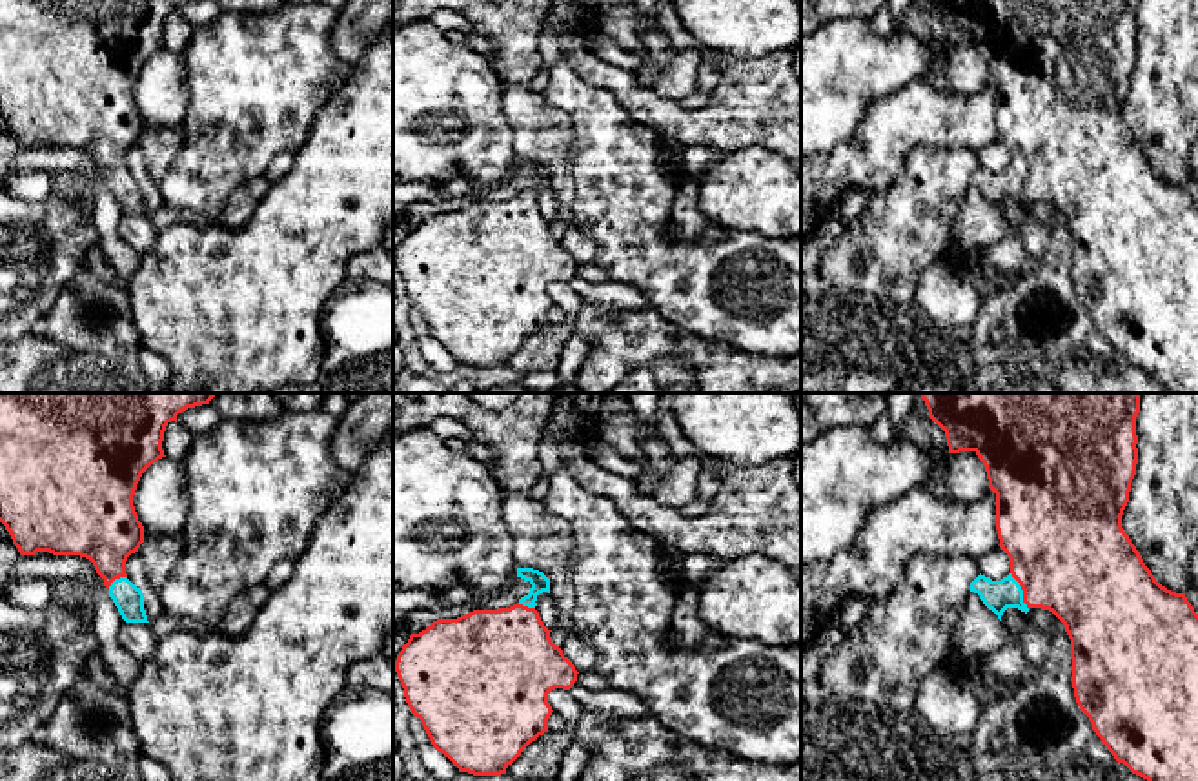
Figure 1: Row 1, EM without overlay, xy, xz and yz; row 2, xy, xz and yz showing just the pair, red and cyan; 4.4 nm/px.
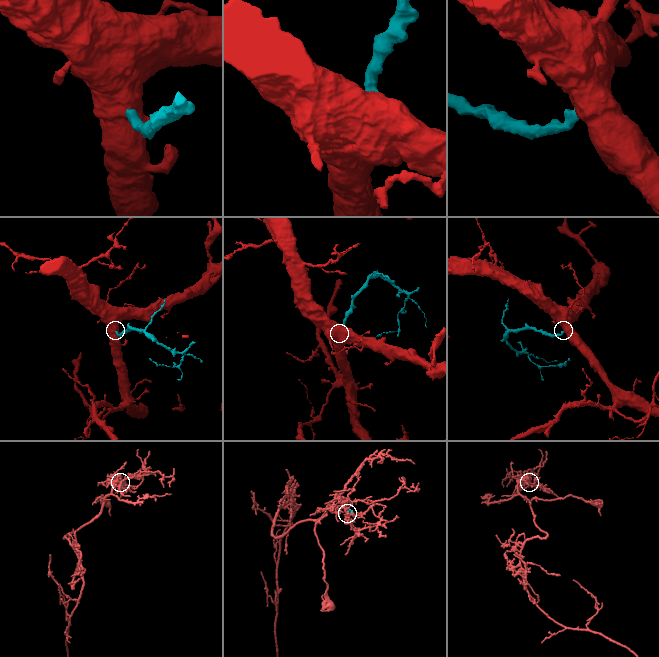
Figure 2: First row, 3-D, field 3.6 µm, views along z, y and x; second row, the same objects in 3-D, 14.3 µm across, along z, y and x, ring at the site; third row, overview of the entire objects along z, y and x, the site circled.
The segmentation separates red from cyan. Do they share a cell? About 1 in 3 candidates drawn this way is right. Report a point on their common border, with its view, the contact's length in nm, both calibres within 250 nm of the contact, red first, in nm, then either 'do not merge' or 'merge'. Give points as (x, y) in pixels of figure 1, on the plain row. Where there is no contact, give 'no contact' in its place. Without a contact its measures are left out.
contact yz (1022, 181); length 190 nm; calibres 500 and 140 nm; merge

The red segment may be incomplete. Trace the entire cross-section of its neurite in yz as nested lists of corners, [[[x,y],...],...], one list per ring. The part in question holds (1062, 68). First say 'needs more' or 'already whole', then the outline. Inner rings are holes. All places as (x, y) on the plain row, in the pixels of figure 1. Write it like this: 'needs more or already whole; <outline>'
needs more; [[[927,0],[929,9],[945,24],[949,46],[974,44],[985,58],[989,80],[996,86],[996,122],[1000,140],[1010,151],[1010,166],[1001,173],[978,167],[970,184],[978,186],[983,197],[998,211],[1007,200],[1029,204],[1041,200],[1052,204],[1065,218],[1071,231],[1072,280],[1080,302],[1092,315],[1092,322],[1132,366],[1147,371],[1171,393],[1198,393],[1198,206],[1185,186],[1162,178],[1145,158],[1140,144],[1122,120],[1122,107],[1129,95],[1131,75],[1138,56],[1136,9],[1140,0]]]

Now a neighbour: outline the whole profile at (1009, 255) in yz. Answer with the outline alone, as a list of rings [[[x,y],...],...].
[[[1007,200],[1001,215],[1007,220],[1007,235],[998,244],[970,253],[965,268],[974,275],[983,269],[1001,269],[1012,273],[1016,279],[1025,277],[1036,269],[1036,260],[1025,253],[1020,224],[1023,222],[1027,206],[1018,200]]]

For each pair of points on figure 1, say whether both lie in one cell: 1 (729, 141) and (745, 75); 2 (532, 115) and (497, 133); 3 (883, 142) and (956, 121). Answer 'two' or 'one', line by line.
1: one
2: two
3: one

